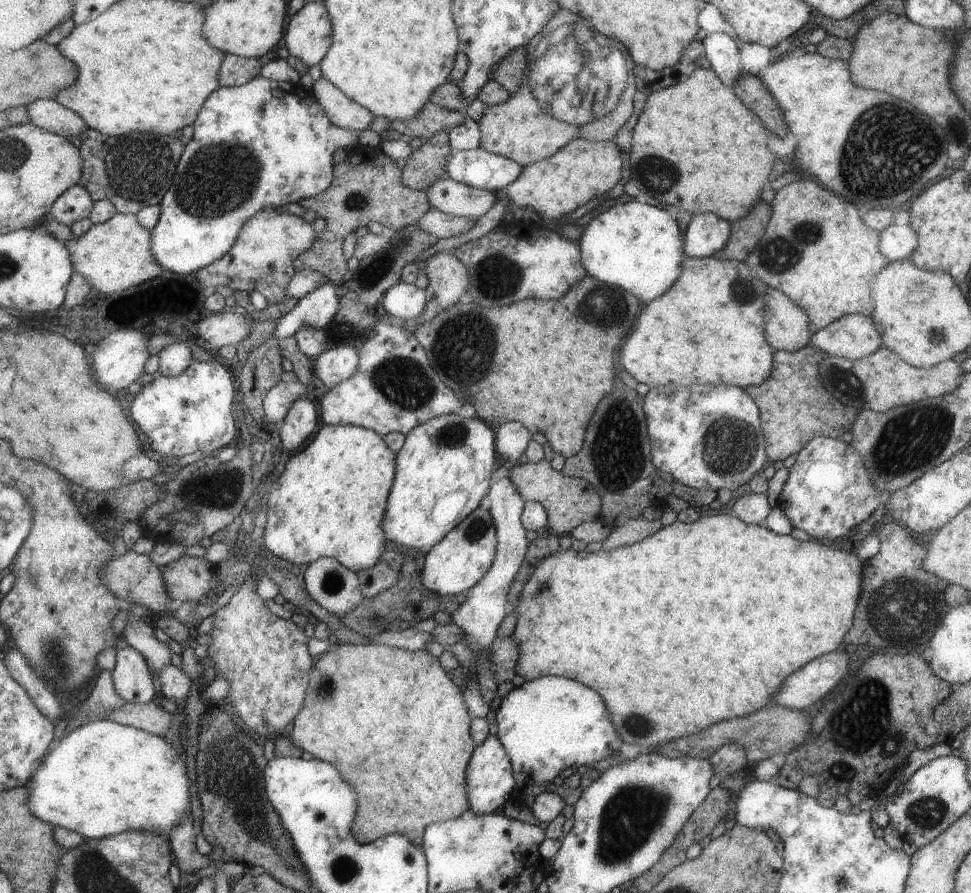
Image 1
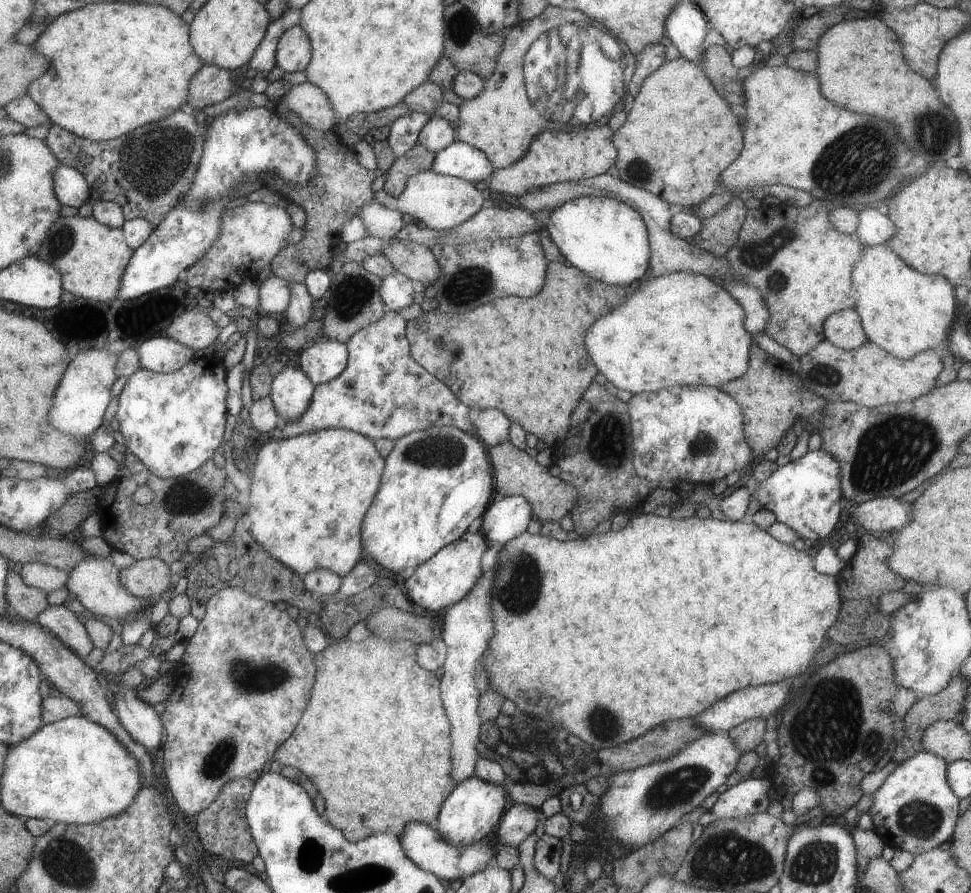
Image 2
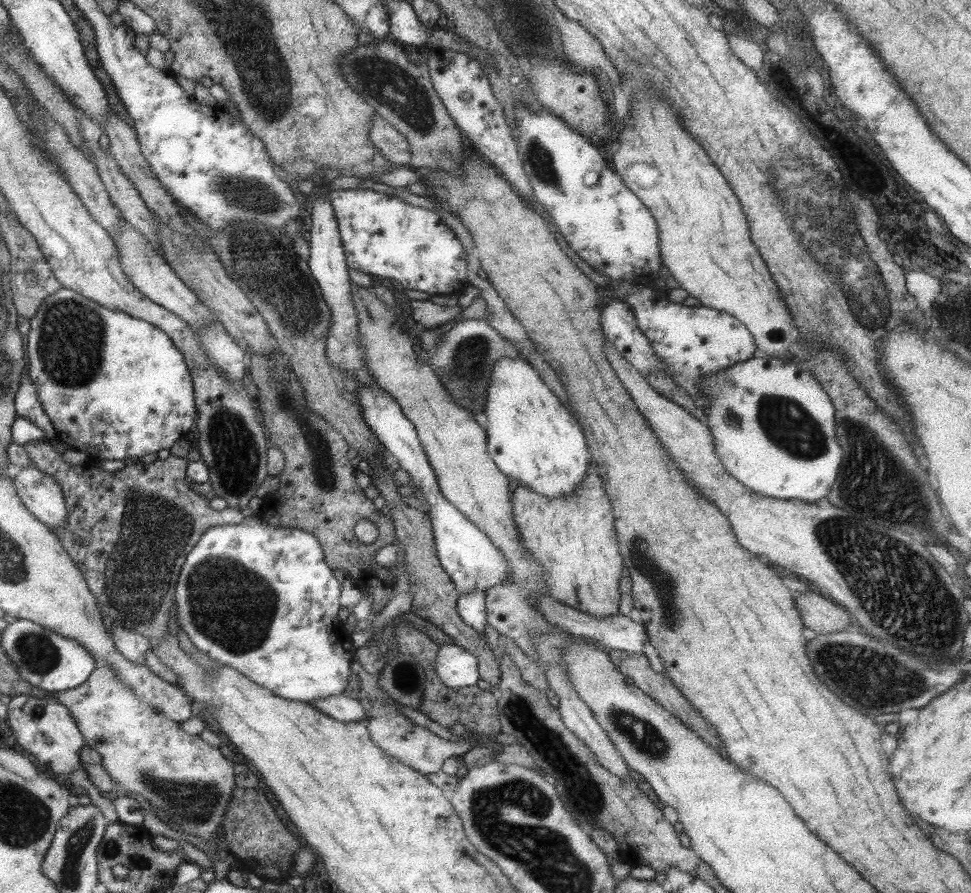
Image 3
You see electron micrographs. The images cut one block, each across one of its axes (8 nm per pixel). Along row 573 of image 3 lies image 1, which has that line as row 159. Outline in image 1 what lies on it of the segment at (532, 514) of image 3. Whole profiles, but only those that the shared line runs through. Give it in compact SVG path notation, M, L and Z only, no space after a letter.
M576 139L552 156L523 168L522 174L505 186L510 203L516 208L532 208L542 219L558 220L616 186L622 172L622 158L614 141Z

